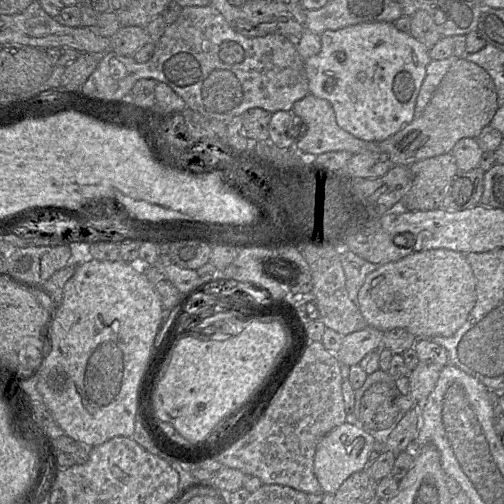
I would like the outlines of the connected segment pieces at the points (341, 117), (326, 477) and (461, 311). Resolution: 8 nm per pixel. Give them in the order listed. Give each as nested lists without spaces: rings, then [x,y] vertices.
[[[360,23],[320,35],[318,54],[304,60],[309,93],[328,101],[337,125],[353,137],[382,142],[397,133],[414,118],[416,99],[431,58],[428,49],[409,33],[399,31],[393,23]]]
[[[347,422],[324,435],[318,442],[314,455],[314,474],[323,494],[335,494],[350,475],[365,470],[369,464],[369,453],[380,447],[381,437]]]
[[[449,249],[412,253],[378,266],[364,279],[357,306],[368,326],[382,332],[404,328],[417,339],[449,337],[466,321],[476,302],[476,279],[465,254]]]

